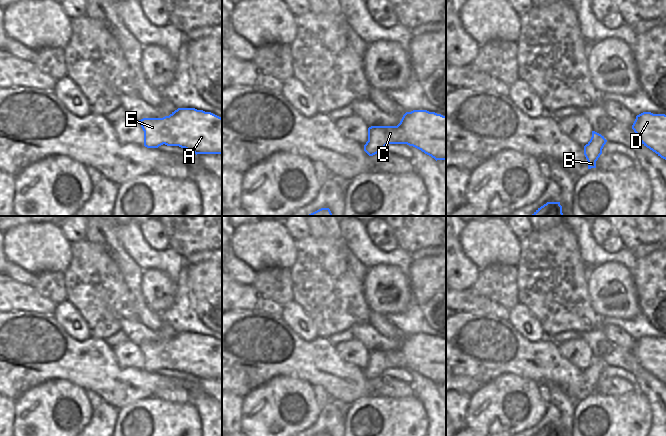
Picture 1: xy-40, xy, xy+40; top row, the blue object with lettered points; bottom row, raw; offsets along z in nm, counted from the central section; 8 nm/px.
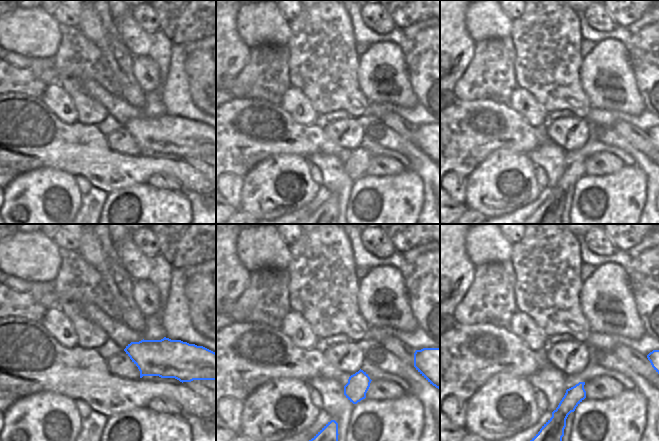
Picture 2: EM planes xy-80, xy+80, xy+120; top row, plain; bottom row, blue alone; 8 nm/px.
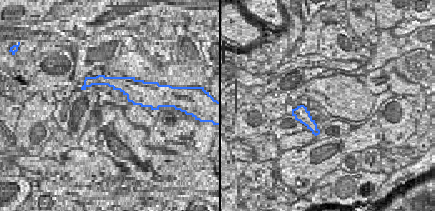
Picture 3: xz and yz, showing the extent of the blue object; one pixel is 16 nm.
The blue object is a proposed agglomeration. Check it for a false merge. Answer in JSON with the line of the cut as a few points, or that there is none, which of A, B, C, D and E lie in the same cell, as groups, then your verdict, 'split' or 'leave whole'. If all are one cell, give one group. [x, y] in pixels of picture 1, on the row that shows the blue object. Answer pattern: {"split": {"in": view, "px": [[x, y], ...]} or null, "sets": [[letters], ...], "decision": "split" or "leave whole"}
{"split": null, "sets": [["A", "B", "C", "D", "E"]], "decision": "leave whole"}

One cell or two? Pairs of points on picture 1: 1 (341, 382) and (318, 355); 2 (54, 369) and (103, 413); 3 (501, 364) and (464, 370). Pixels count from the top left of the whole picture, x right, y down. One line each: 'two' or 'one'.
1: one
2: two
3: one

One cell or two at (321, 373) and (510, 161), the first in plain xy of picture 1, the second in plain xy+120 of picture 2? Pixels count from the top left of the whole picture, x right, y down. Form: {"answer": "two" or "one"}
{"answer": "two"}

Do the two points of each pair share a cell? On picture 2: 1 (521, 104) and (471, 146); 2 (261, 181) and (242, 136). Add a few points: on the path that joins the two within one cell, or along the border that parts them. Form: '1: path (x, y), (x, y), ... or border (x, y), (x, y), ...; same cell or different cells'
1: border (508, 103), (532, 125); different cells
2: border (275, 153), (259, 161), (244, 176); different cells

